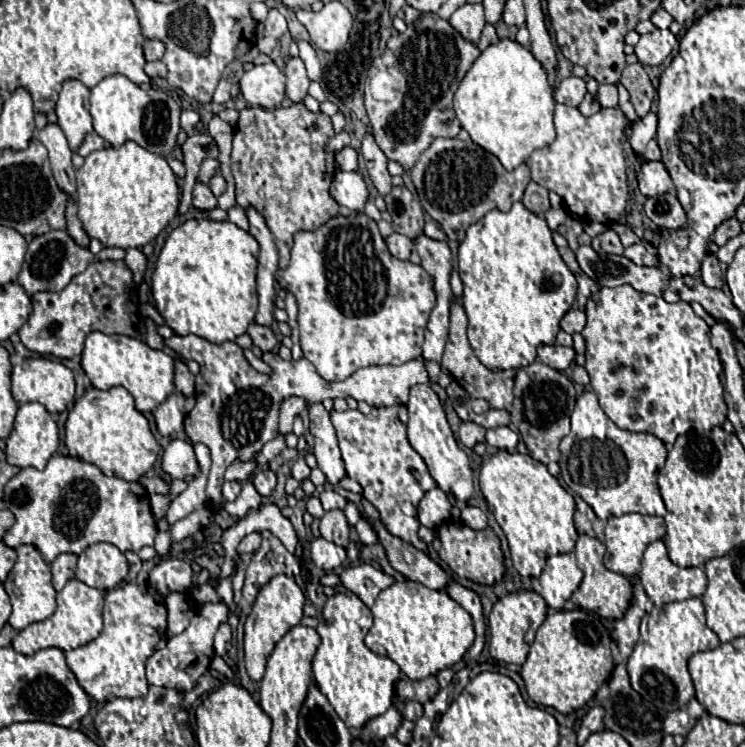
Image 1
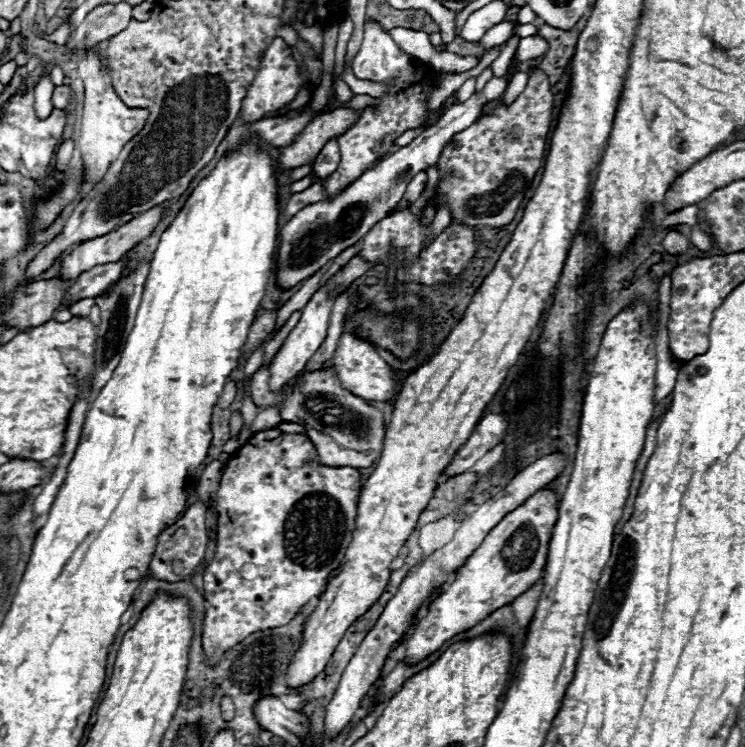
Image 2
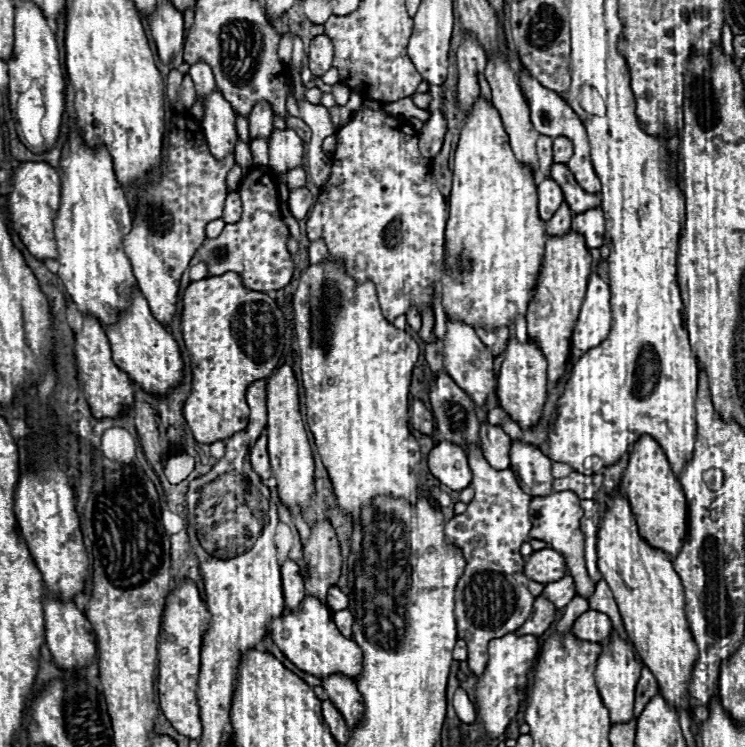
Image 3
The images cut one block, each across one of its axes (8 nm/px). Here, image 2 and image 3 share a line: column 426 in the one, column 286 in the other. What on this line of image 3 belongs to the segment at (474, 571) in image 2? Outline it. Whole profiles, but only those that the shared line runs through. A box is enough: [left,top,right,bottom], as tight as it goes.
[270,596,362,678]

